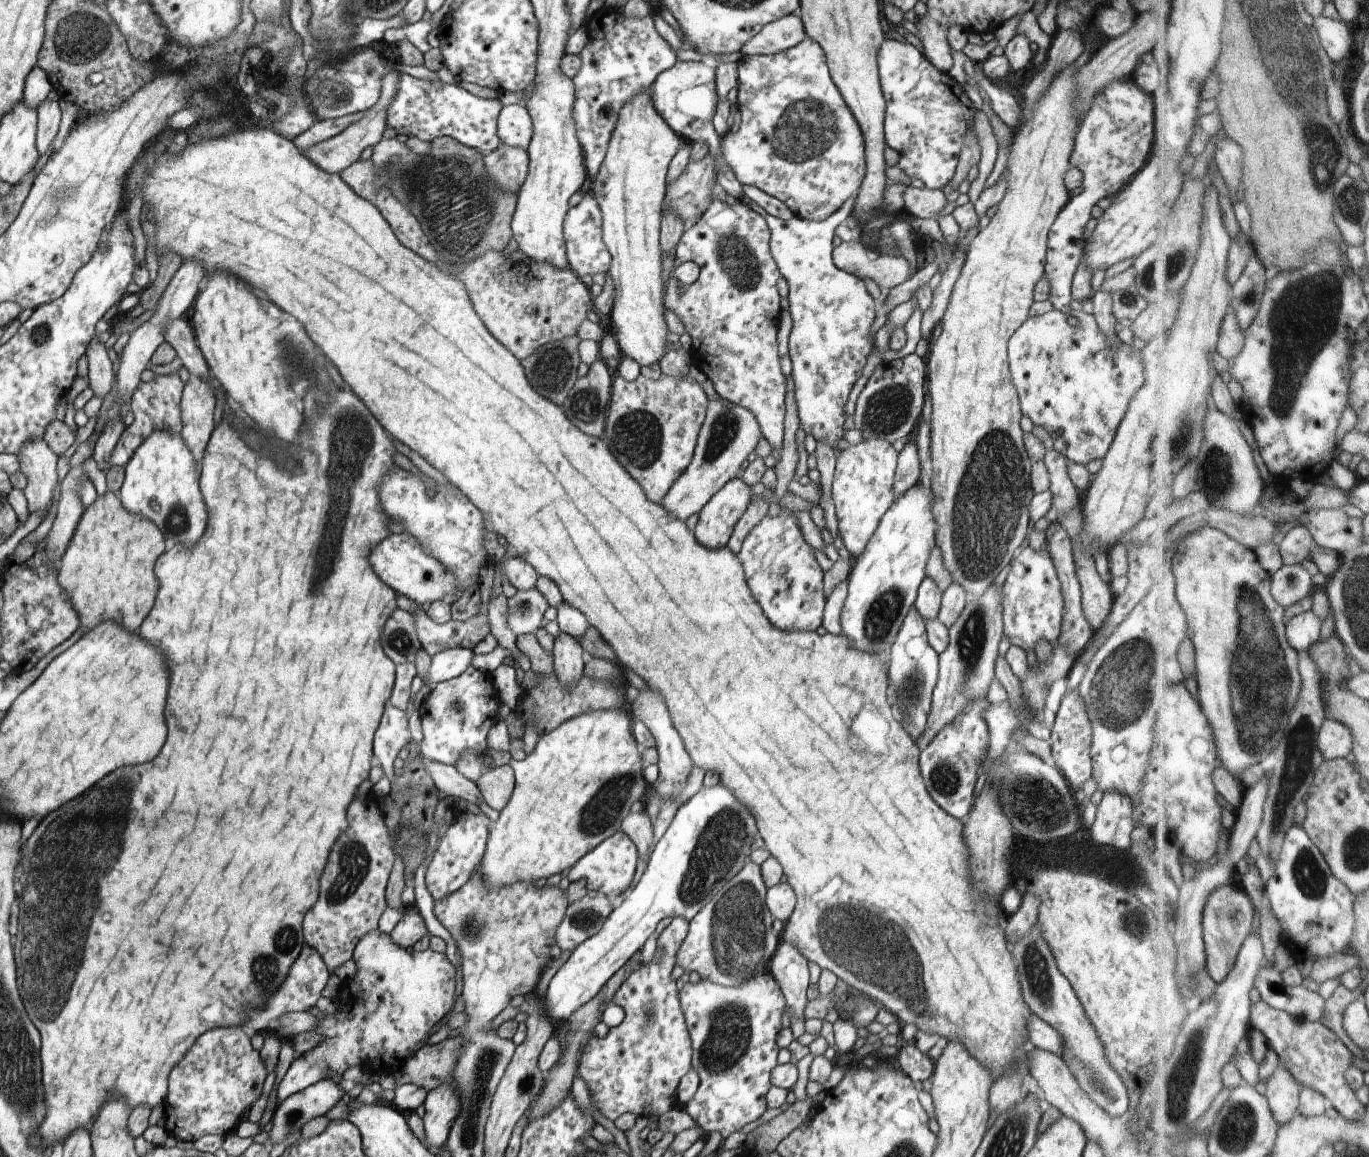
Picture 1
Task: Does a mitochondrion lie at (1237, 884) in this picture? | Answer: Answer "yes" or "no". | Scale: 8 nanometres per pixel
no

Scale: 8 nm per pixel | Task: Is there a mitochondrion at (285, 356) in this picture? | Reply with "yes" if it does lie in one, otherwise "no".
yes

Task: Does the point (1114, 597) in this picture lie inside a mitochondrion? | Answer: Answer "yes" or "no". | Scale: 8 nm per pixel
no

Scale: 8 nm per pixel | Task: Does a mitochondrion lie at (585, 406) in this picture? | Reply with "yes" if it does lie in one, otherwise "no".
yes

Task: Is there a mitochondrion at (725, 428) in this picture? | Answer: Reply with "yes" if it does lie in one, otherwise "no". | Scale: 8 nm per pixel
yes

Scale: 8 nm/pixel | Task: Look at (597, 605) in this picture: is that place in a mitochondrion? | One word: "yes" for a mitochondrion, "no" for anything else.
no

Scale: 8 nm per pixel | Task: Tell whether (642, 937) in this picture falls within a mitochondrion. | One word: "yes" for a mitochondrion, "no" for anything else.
no

